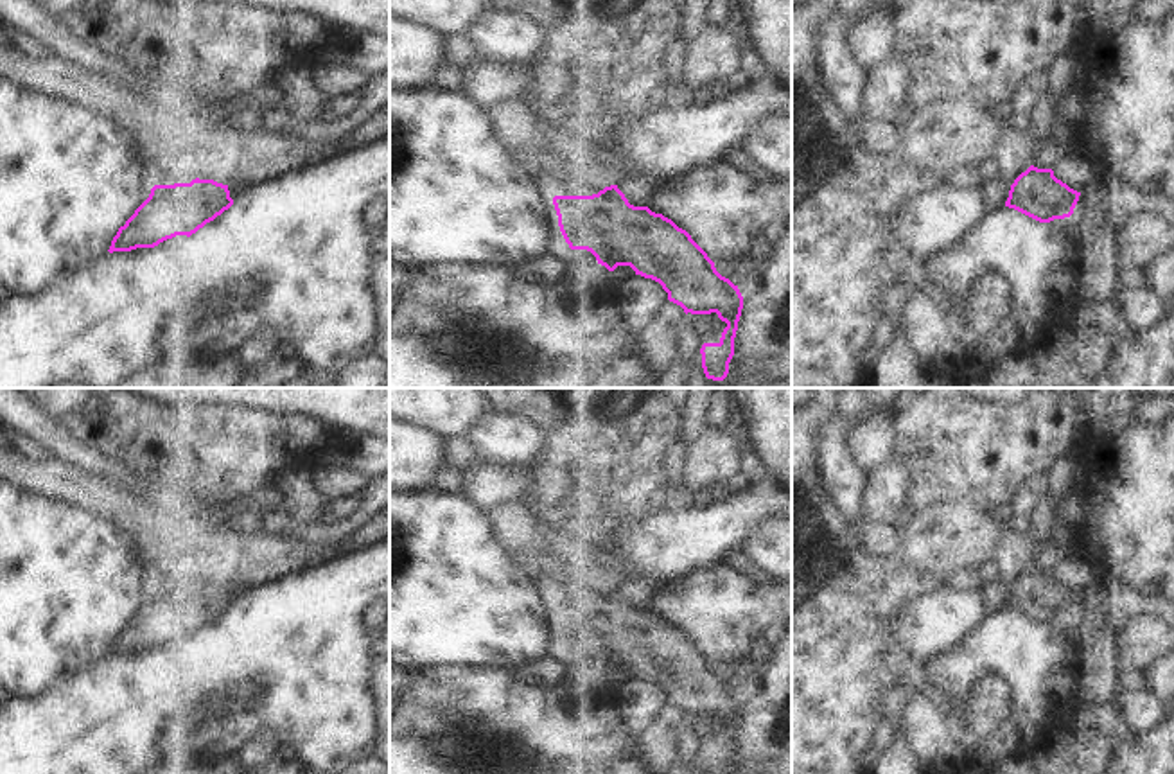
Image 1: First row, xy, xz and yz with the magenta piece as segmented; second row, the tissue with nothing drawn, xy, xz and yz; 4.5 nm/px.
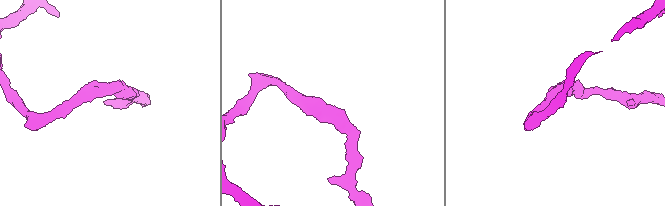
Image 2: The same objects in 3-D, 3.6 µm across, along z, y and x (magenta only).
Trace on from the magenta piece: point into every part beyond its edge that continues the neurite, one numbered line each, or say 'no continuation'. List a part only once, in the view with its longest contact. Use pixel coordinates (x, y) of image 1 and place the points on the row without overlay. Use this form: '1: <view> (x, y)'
no continuation

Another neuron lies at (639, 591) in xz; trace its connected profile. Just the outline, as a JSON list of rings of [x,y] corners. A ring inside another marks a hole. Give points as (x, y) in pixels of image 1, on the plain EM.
[[[630,576],[625,578],[619,585],[618,591],[625,596],[630,607],[634,609],[648,609],[650,603],[657,594],[666,591],[670,582],[662,580],[652,580],[646,576]]]

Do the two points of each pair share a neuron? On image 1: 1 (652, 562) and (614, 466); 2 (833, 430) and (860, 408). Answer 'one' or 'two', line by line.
1: two
2: two

